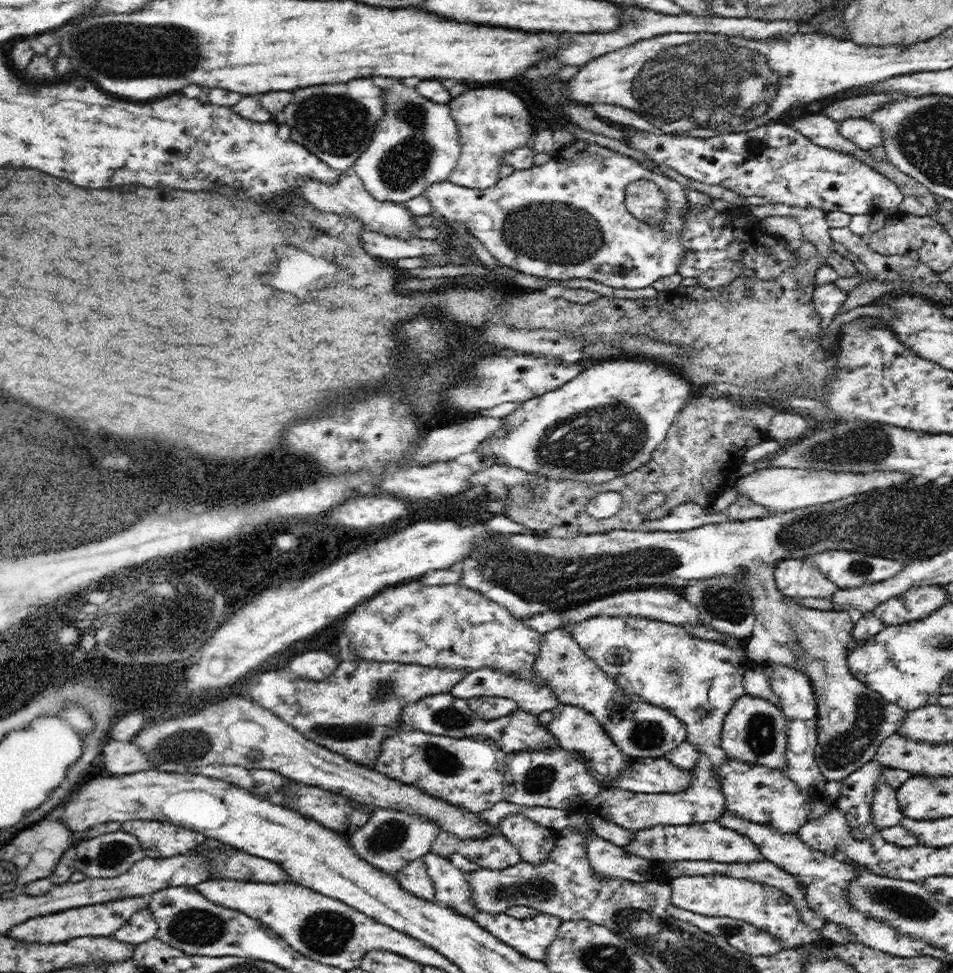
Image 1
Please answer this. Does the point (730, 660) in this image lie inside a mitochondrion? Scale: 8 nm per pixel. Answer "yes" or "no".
no

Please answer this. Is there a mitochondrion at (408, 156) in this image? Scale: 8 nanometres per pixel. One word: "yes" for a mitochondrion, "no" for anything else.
yes

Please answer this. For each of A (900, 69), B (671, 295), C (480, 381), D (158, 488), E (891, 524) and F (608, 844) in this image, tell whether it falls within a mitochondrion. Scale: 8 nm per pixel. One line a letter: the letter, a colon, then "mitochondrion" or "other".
A: other
B: other
C: mitochondrion
D: mitochondrion
E: mitochondrion
F: other

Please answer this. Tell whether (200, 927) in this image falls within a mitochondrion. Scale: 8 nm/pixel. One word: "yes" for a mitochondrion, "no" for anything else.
yes

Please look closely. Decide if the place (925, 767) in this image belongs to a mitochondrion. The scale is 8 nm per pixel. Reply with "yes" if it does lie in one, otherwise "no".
no

